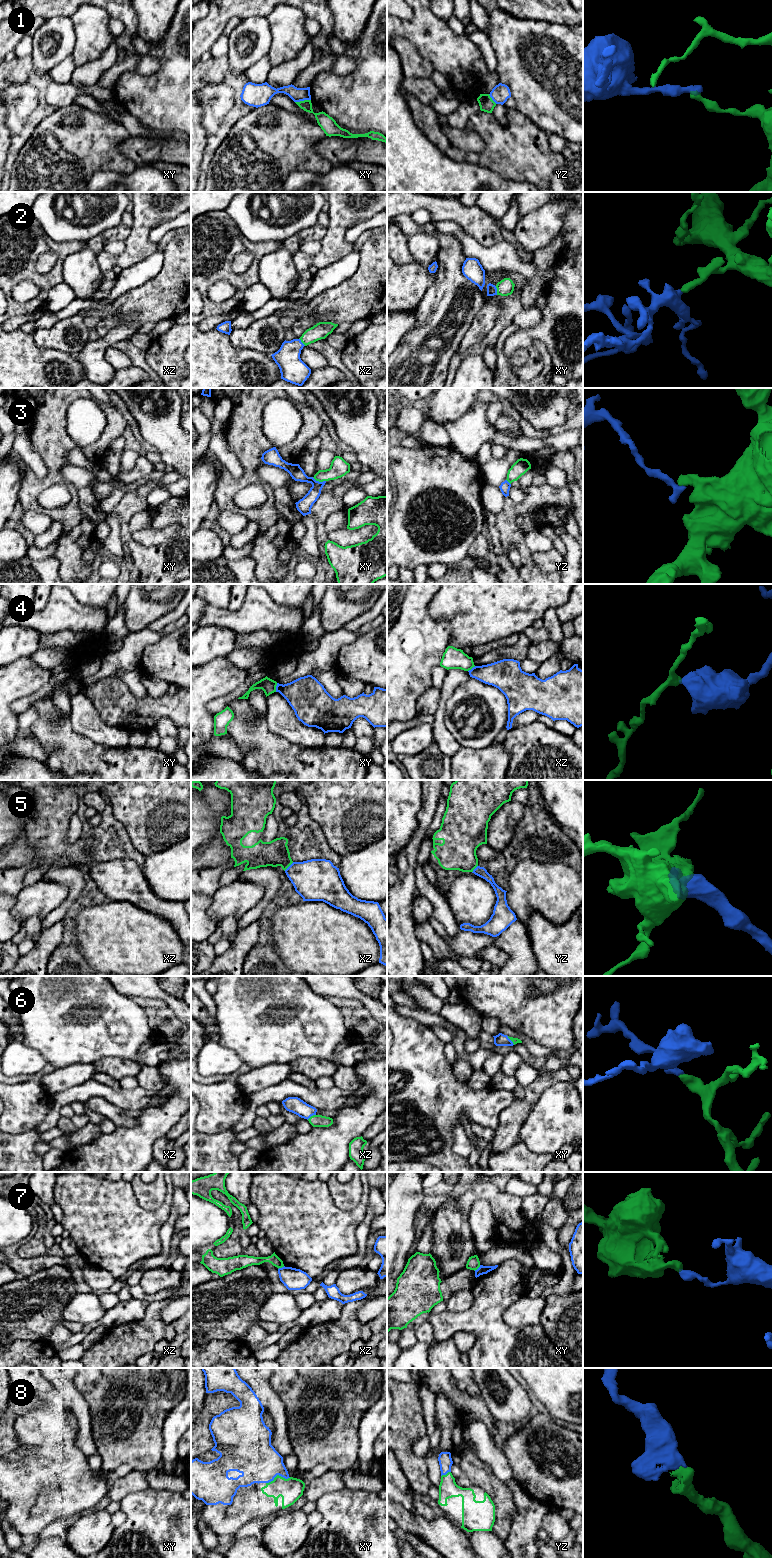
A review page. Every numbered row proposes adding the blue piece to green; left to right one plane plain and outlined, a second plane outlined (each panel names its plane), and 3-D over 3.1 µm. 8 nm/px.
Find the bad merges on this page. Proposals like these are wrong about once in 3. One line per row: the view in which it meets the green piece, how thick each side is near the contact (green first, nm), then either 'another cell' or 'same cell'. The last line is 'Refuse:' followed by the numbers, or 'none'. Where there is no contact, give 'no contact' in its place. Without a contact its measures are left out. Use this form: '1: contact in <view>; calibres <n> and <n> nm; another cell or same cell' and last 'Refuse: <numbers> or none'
1: contact in xy; calibres 110 and 110 nm; another cell
2: contact in xy; calibres 140 and 80 nm; same cell
3: contact in xy; calibres 150 and 120 nm; another cell
4: contact in xy; calibres 120 and 300 nm; another cell
5: contact in xz; calibres 220 and 340 nm; same cell
6: contact in xz; calibres 100 and 130 nm; same cell
7: contact in xy; calibres 110 and 70 nm; another cell
8: contact in xy; calibres 190 and 340 nm; same cell
Refuse: 1, 3, 4, 7

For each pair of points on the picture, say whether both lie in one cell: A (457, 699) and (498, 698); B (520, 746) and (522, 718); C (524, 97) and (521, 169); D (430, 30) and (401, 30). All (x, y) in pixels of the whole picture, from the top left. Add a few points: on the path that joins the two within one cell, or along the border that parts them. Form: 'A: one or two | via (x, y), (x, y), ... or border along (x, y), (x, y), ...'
A: one | via (467, 693), (485, 693), (488, 695)
B: two | border along (536, 720), (512, 727)
C: two | border along (515, 107), (541, 128)
D: one | via (423, 29), (408, 29)

